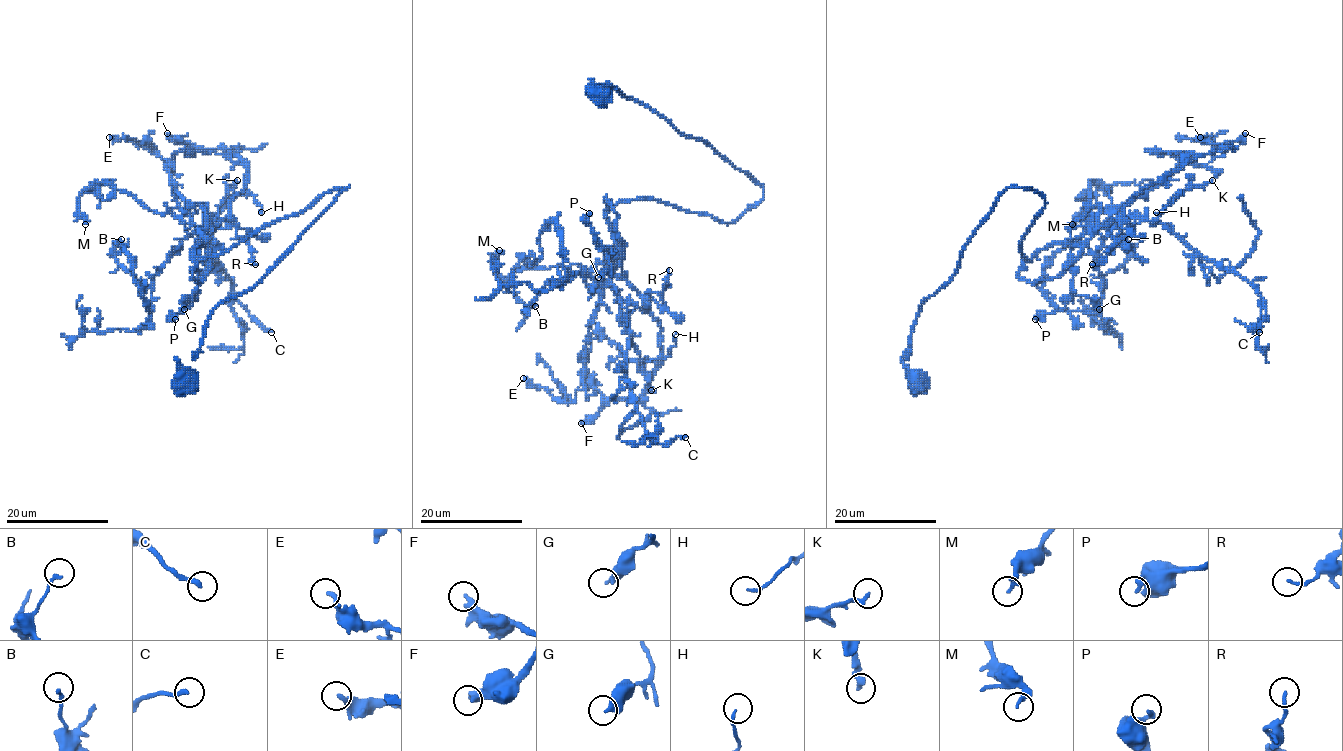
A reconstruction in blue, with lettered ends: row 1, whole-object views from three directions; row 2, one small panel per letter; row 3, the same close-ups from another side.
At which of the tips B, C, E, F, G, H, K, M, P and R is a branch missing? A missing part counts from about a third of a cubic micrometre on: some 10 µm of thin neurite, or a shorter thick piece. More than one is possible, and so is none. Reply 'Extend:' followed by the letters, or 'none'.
Extend: C

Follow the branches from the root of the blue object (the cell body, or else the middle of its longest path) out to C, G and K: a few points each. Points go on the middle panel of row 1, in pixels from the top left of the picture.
C: (601, 95), (764, 191), (729, 223), (649, 199), (607, 214), (631, 399), (652, 442), (685, 437)
G: (601, 95), (611, 84), (646, 104), (764, 198), (729, 223), (620, 201), (607, 214), (611, 267), (598, 277)
K: (601, 95), (611, 84), (646, 104), (764, 191), (729, 223), (649, 199), (607, 214), (611, 286), (651, 390)

